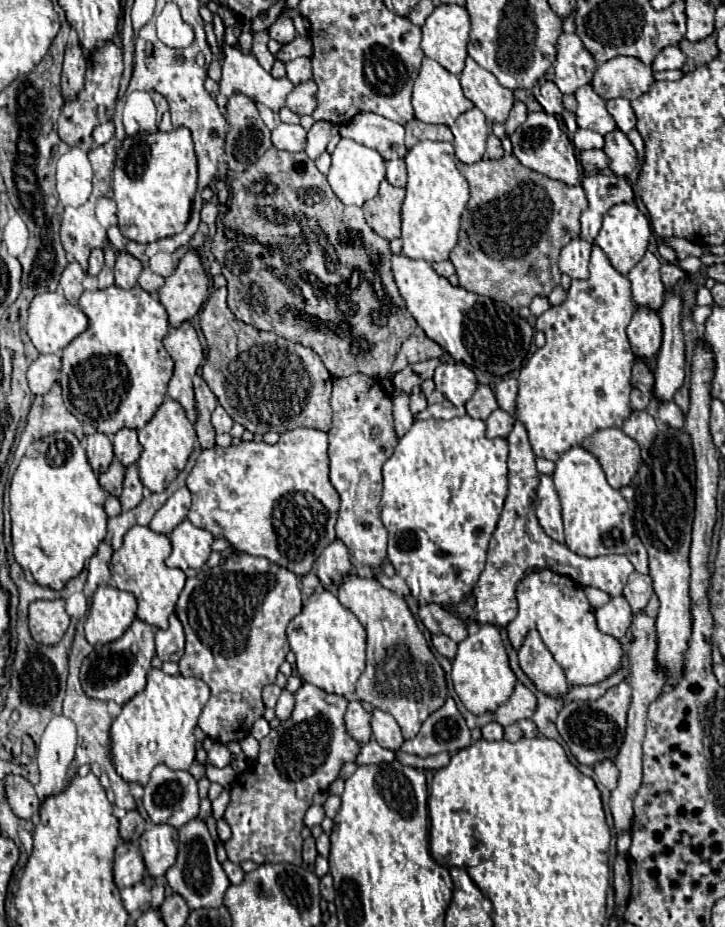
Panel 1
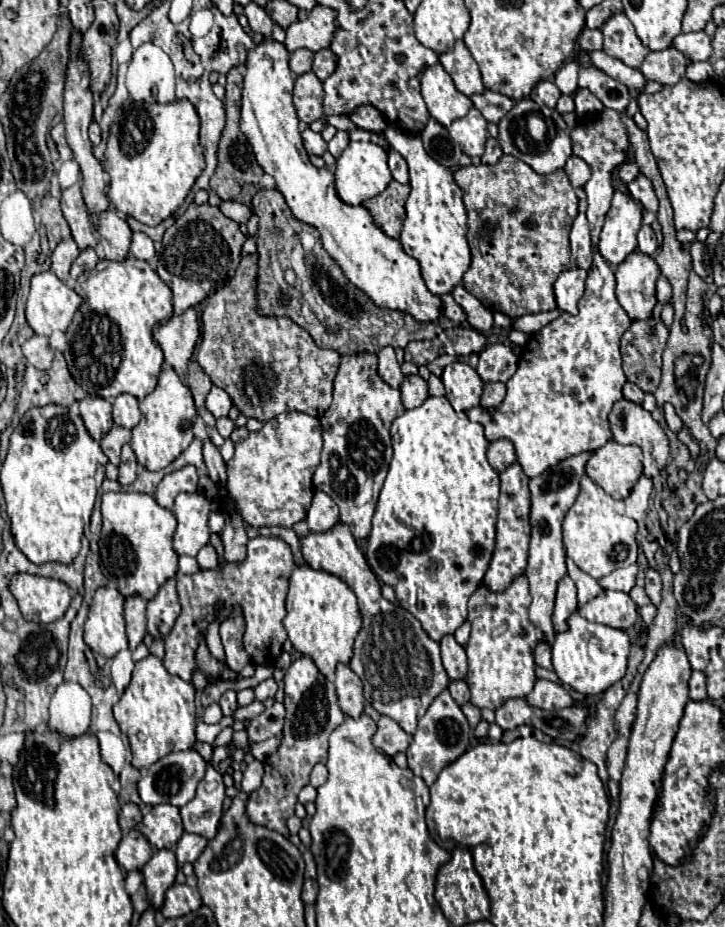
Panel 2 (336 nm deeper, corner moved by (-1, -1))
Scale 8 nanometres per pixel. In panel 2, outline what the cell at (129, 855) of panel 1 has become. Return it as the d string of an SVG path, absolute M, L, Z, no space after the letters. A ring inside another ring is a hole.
M132 829L130 833L126 833L116 849L116 861L118 865L128 873L128 871L140 871L146 861L150 861L152 857L152 847L146 841L146 837L142 837L142 833L138 833L136 829Z

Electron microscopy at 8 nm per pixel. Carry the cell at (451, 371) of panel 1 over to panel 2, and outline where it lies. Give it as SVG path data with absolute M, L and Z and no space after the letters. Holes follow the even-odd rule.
M450 363L440 379L446 387L446 399L456 411L468 411L480 403L484 381L468 363Z

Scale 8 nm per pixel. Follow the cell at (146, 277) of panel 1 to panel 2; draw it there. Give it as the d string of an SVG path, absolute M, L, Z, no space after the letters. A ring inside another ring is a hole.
M134 233L132 235L132 245L130 245L130 255L140 259L140 261L150 261L154 257L152 239L144 233Z

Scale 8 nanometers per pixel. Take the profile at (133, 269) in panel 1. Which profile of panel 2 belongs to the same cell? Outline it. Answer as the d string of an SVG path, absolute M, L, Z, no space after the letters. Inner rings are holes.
M104 211L98 217L100 243L104 247L106 259L124 261L128 257L128 249L132 243L132 231L124 219L116 215L116 211Z

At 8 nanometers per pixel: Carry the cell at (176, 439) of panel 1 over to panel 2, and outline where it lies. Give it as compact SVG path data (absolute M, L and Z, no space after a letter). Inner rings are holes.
M164 367L156 389L140 401L142 421L132 429L130 447L136 453L138 463L148 471L160 471L182 455L182 451L192 443L192 425L196 421L196 407L190 389L174 373L172 367Z

